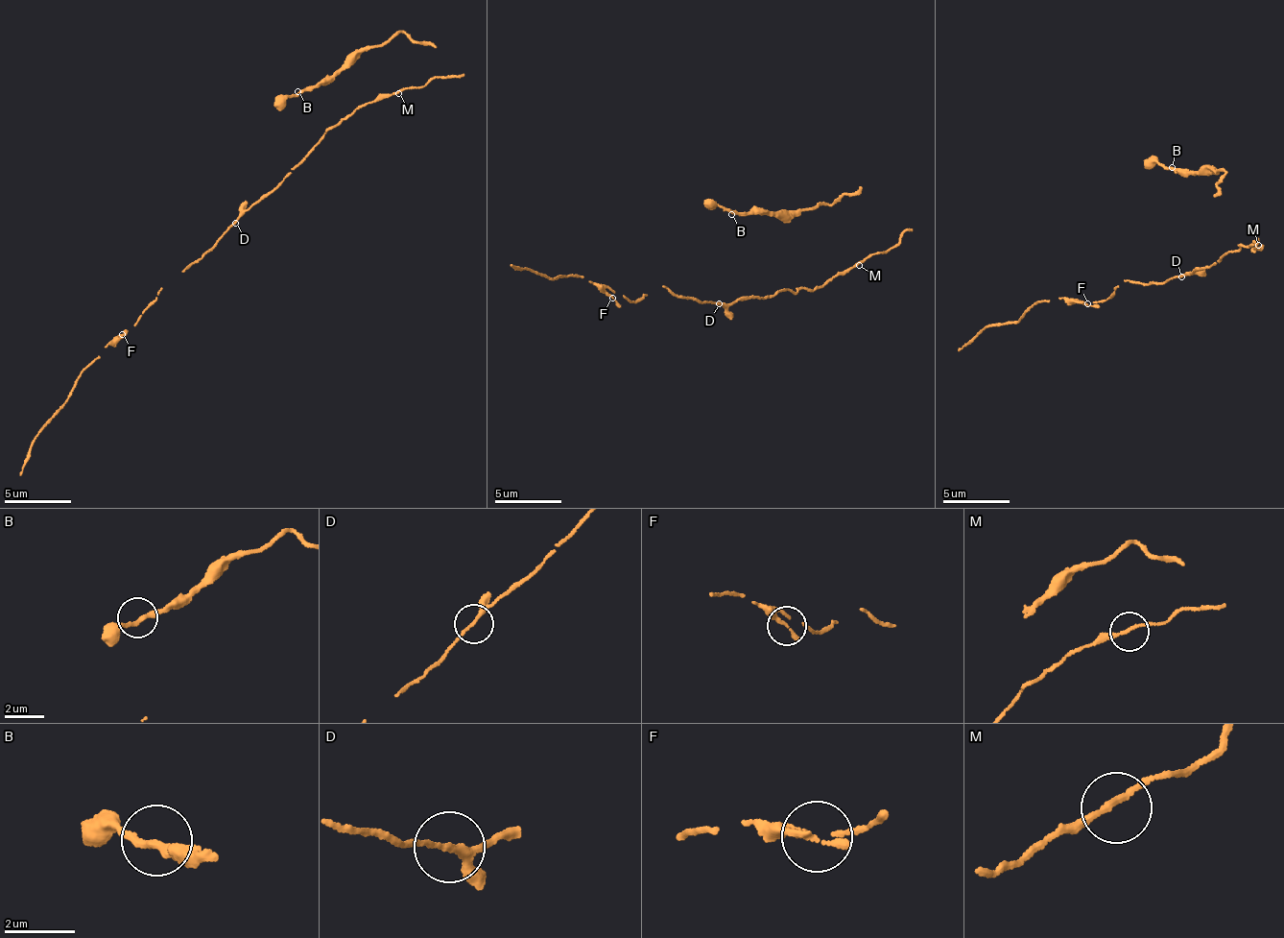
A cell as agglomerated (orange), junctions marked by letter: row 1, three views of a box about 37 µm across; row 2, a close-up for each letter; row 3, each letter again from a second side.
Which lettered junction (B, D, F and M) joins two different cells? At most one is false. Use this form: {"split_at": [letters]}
{"split_at": []}

